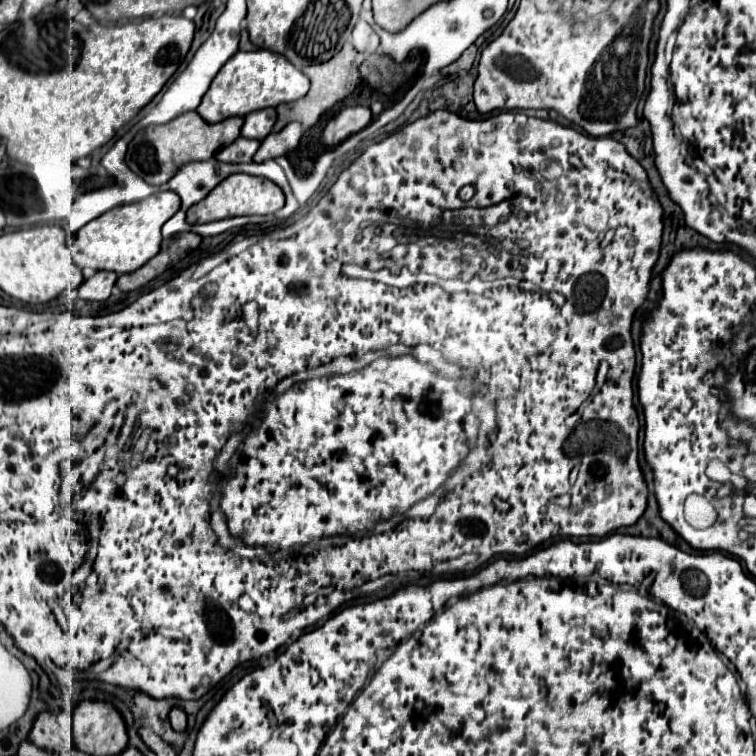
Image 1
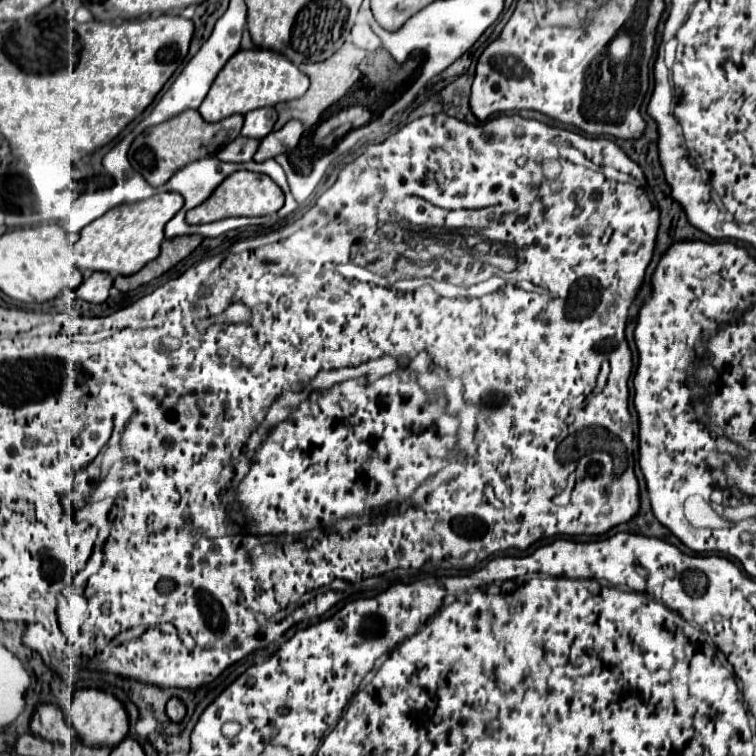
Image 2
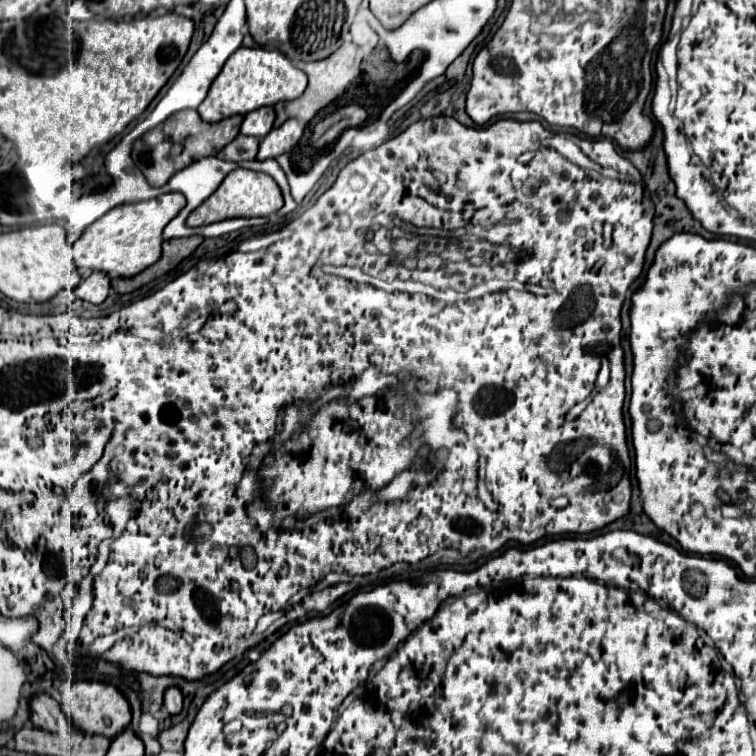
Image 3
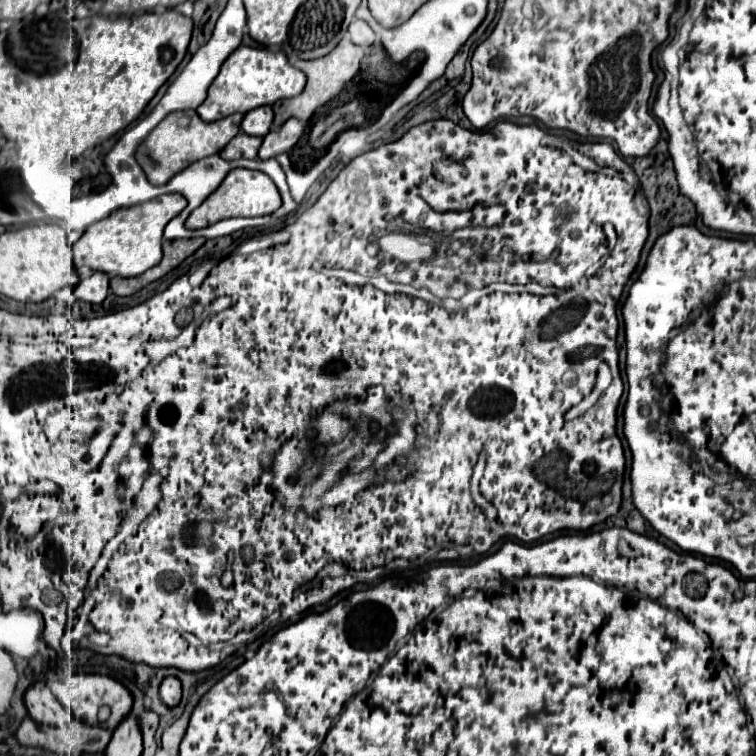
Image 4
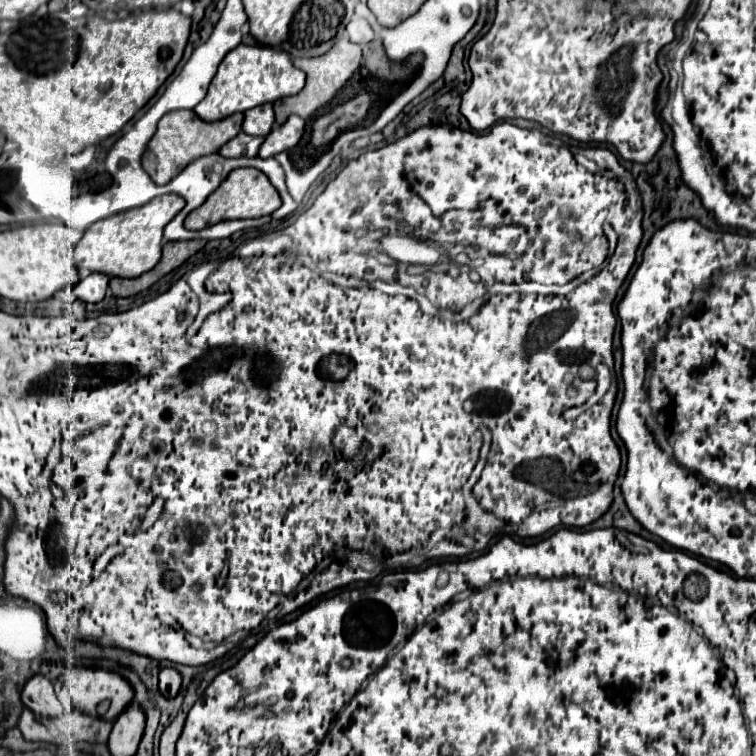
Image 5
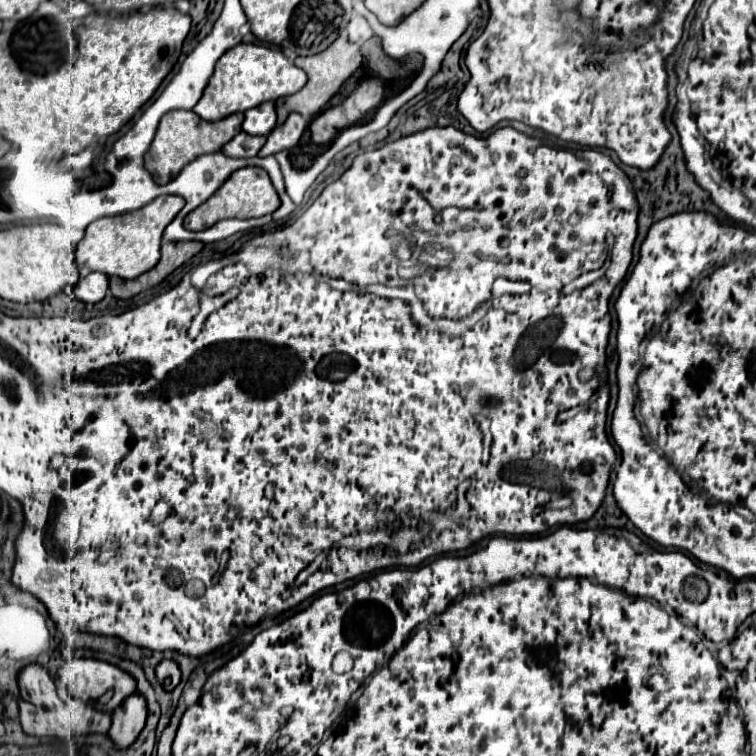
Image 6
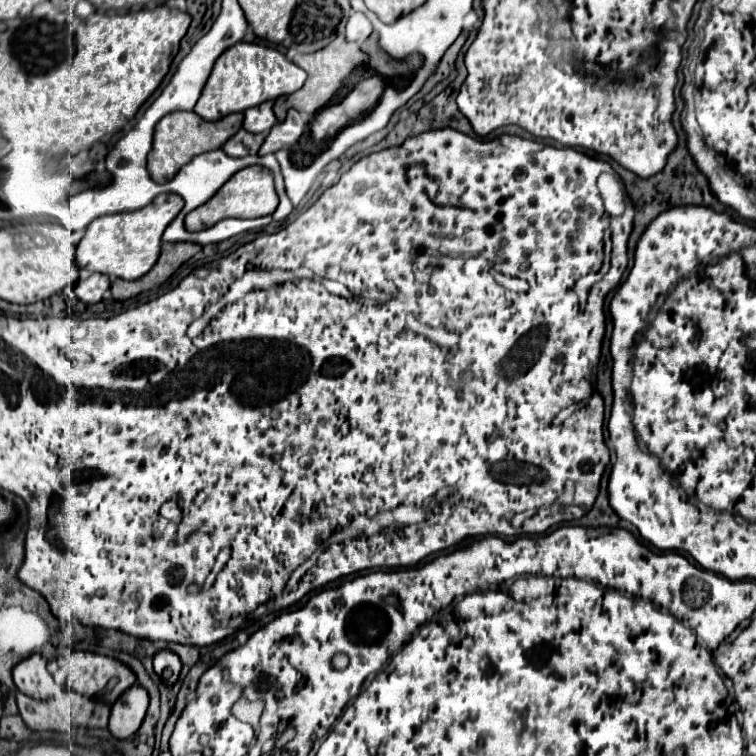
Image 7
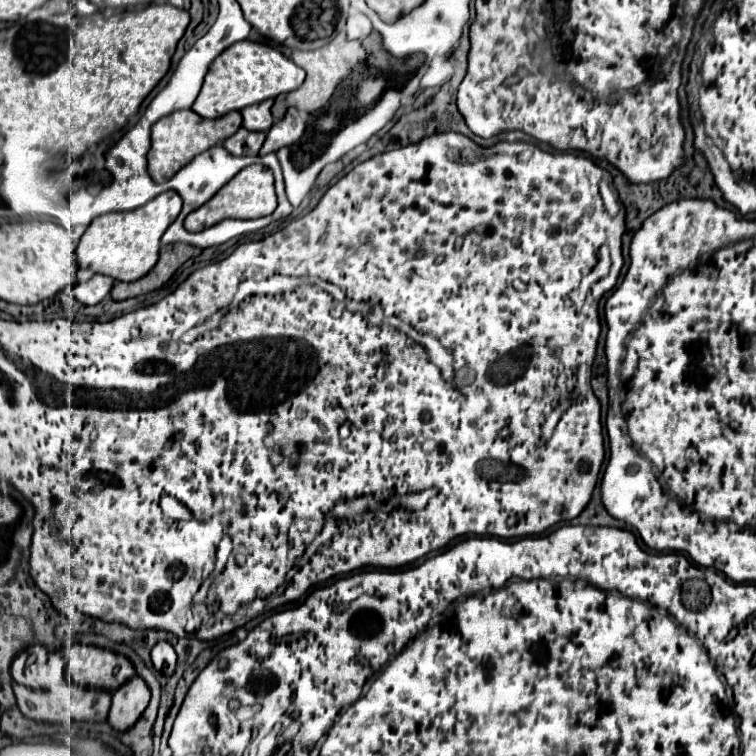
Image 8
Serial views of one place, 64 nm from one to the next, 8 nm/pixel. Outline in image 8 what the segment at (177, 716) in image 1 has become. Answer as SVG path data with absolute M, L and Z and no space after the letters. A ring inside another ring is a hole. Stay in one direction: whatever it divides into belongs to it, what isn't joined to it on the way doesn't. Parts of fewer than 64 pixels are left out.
M158 642L154 648L152 648L152 662L156 666L156 670L160 670L162 674L170 676L176 668L176 652L172 648L172 644L168 642Z

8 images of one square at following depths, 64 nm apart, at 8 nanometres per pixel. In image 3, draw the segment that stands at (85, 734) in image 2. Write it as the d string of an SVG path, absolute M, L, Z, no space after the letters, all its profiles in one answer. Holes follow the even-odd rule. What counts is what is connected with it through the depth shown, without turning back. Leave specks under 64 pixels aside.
M78 680L74 684L68 684L66 692L60 698L60 704L78 728L82 728L86 732L94 732L94 734L106 734L108 738L120 734L130 724L130 718L132 718L126 696L116 686L106 684L106 682ZM104 718L108 718L110 722L104 722Z

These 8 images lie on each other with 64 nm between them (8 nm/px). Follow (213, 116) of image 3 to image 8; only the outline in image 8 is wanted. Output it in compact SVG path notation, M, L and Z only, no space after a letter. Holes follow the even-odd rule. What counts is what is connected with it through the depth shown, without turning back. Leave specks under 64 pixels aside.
M242 40L226 48L212 64L204 78L202 90L192 106L196 114L202 118L220 118L232 110L242 110L244 106L258 104L268 98L276 98L278 94L292 92L302 86L304 70L298 68L290 58L286 58L280 50L252 40Z

